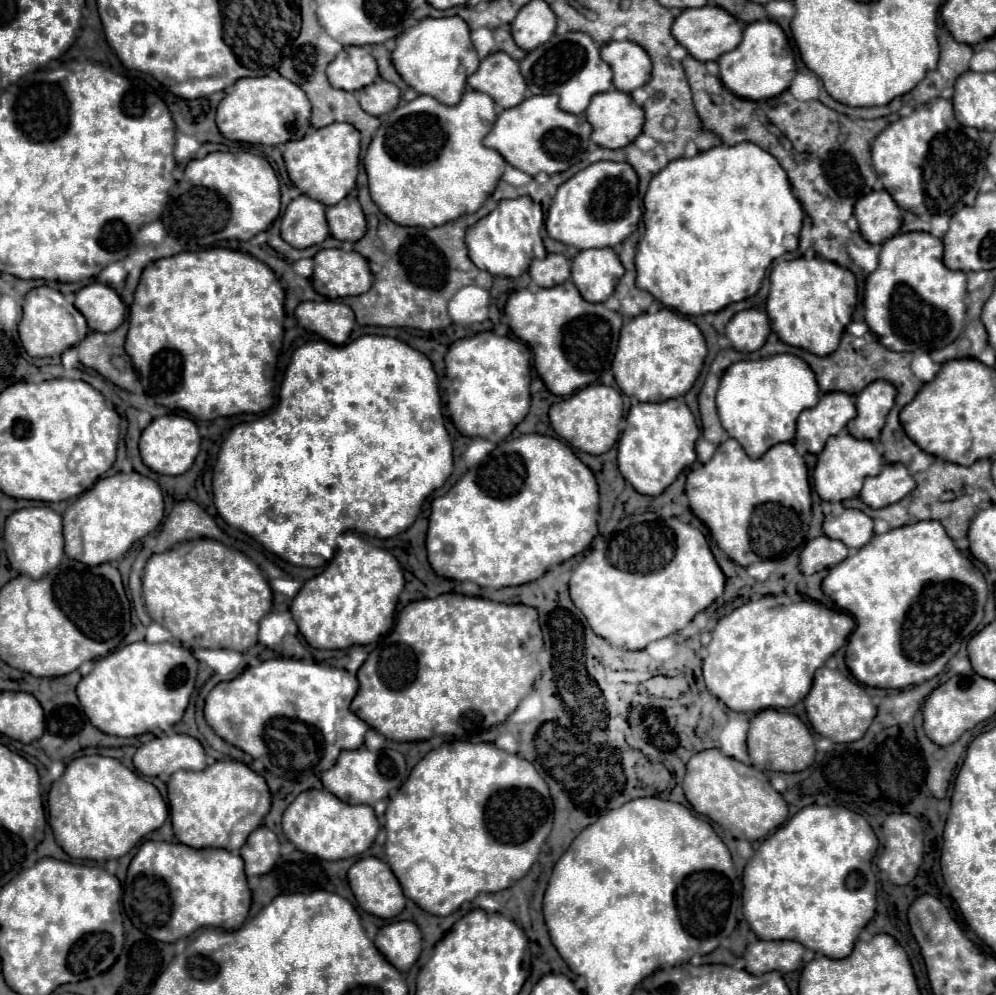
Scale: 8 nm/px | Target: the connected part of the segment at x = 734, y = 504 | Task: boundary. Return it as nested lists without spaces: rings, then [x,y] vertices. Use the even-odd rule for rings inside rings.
[[[727,439],[727,441],[723,441],[723,443],[717,447],[717,451],[715,451],[715,455],[711,457],[709,463],[699,465],[697,469],[693,469],[693,471],[687,475],[687,489],[685,489],[685,493],[687,493],[687,497],[689,497],[689,507],[691,507],[691,511],[709,527],[711,537],[717,541],[719,549],[721,549],[723,553],[727,553],[727,557],[729,557],[731,561],[739,563],[741,567],[747,567],[747,565],[751,565],[751,563],[765,561],[765,559],[787,559],[795,549],[803,547],[805,537],[807,537],[807,533],[809,533],[809,523],[811,523],[811,485],[809,485],[809,473],[807,473],[807,465],[805,465],[803,457],[795,451],[795,447],[793,447],[791,443],[779,443],[779,445],[771,447],[761,459],[753,461],[753,459],[747,457],[747,453],[743,451],[743,447],[741,447],[735,439]]]

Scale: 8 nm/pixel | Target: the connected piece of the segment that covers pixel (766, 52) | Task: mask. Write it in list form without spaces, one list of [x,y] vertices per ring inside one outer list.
[[[775,21],[749,23],[743,31],[743,41],[739,43],[739,47],[735,47],[729,53],[723,53],[717,61],[721,69],[719,77],[723,85],[737,97],[745,97],[753,101],[781,95],[795,77],[795,61],[783,57],[785,47],[787,47],[787,37]]]

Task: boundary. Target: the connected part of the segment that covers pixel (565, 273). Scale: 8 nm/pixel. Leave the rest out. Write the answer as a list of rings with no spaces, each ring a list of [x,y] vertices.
[[[549,253],[545,259],[533,259],[529,275],[537,287],[555,287],[571,277],[571,261],[559,253]]]

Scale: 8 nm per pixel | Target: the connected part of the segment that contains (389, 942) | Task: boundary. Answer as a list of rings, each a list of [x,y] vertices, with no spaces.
[[[395,921],[379,929],[377,949],[399,971],[409,971],[421,955],[421,931],[413,921]]]

